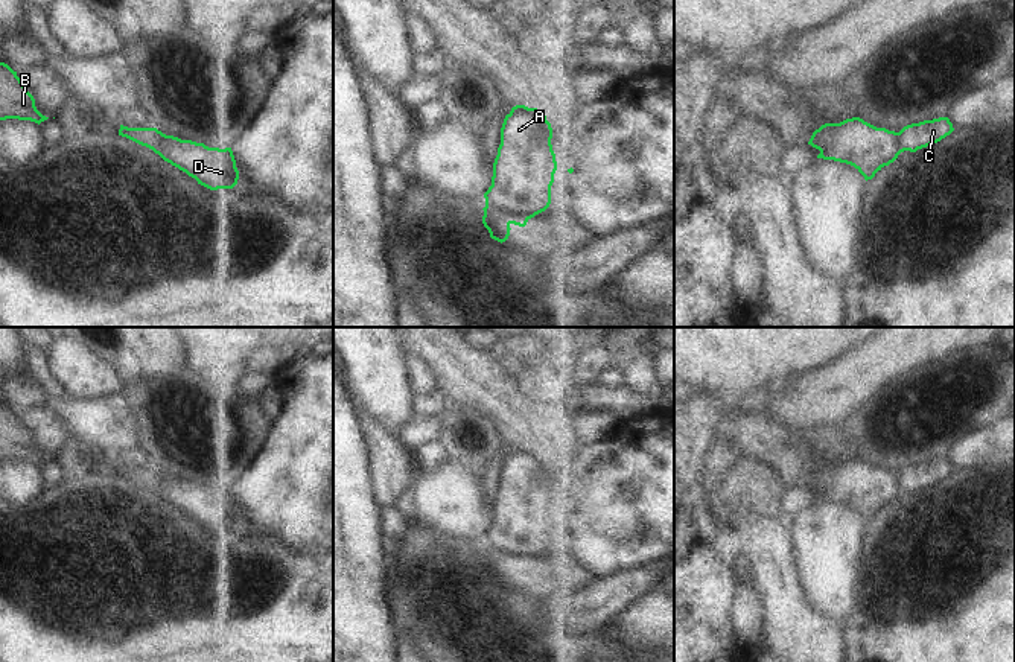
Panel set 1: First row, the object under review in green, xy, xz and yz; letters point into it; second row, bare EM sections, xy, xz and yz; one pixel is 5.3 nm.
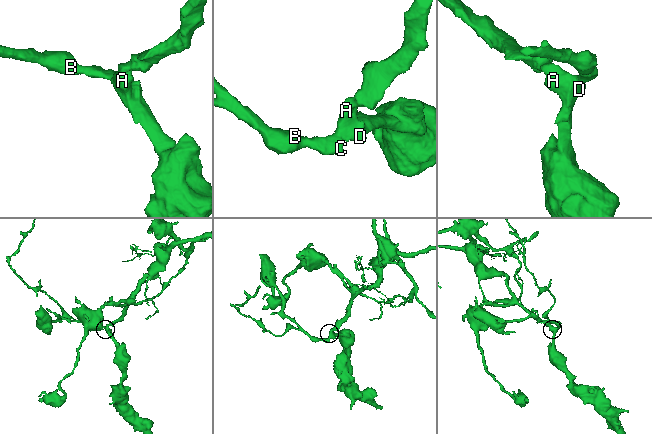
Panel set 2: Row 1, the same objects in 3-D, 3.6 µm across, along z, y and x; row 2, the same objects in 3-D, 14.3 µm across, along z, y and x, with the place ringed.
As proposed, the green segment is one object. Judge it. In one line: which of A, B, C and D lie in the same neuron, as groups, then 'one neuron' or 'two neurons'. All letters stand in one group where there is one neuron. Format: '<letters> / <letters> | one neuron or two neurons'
A D / B C | two neurons

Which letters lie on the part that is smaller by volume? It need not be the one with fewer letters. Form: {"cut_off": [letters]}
{"cut_off": ["B", "C"]}

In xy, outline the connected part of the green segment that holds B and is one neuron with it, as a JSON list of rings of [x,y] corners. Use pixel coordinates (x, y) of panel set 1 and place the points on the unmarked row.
[[[0,403],[0,461],[6,460],[30,461],[40,466],[49,458],[37,450],[33,437],[26,431],[17,412]]]

